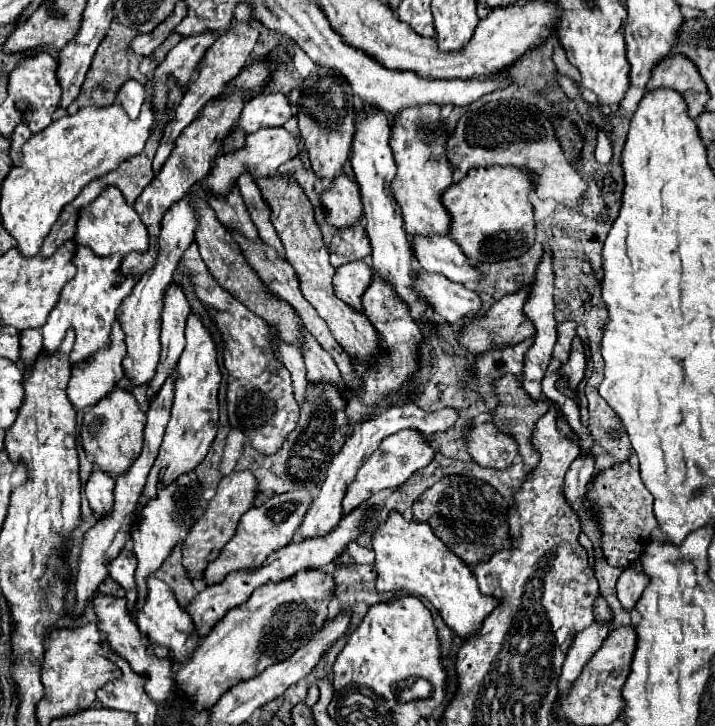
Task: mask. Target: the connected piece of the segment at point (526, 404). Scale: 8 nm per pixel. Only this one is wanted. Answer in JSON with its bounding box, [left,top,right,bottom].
[492,375,552,471]

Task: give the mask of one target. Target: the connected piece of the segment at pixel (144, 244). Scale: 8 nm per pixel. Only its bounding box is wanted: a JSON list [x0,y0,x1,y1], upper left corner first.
[74,187,148,257]

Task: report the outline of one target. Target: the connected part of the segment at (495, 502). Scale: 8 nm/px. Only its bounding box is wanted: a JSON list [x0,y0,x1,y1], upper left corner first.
[412,475,512,567]

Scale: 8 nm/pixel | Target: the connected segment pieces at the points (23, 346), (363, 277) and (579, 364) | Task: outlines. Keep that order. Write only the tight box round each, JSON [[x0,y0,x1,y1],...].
[[20,329,42,367],[334,261,374,313],[560,337,586,389]]

